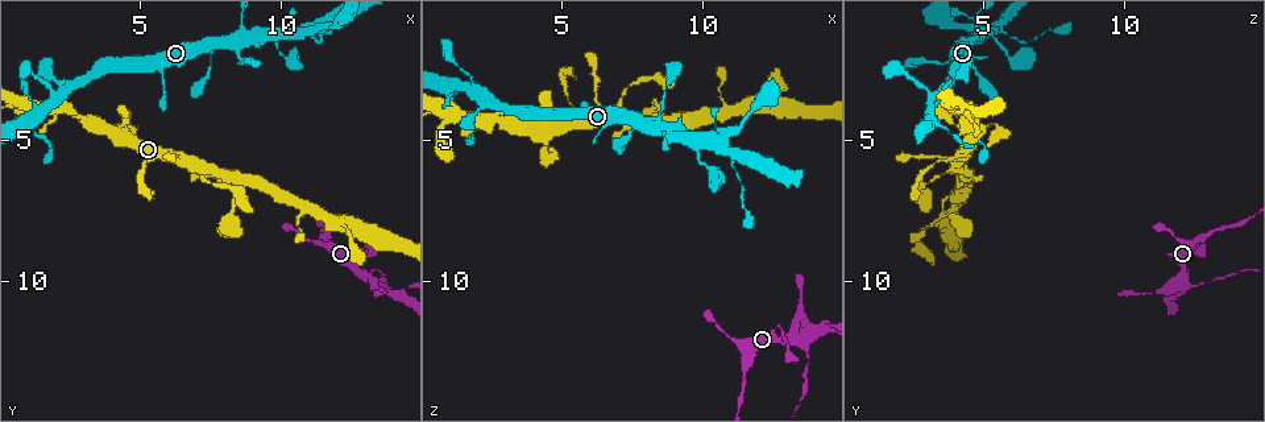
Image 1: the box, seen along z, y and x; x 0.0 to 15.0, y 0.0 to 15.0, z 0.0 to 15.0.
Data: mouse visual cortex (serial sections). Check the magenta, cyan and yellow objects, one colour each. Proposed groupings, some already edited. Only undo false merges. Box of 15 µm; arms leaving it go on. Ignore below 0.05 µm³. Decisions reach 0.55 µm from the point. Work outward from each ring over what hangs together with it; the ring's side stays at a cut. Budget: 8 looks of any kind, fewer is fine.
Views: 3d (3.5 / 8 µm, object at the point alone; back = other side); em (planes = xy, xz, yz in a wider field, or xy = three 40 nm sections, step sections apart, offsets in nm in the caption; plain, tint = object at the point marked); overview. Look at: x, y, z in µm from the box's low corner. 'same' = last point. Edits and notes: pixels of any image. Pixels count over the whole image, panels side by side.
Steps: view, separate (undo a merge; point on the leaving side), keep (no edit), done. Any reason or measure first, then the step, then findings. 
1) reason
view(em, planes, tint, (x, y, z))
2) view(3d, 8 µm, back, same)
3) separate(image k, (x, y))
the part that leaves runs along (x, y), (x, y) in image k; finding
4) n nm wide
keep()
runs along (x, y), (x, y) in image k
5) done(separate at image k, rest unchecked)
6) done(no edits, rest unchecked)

abrupt turn
view(3d, 3.5 µm, (4.7, 4.5, 5.6))

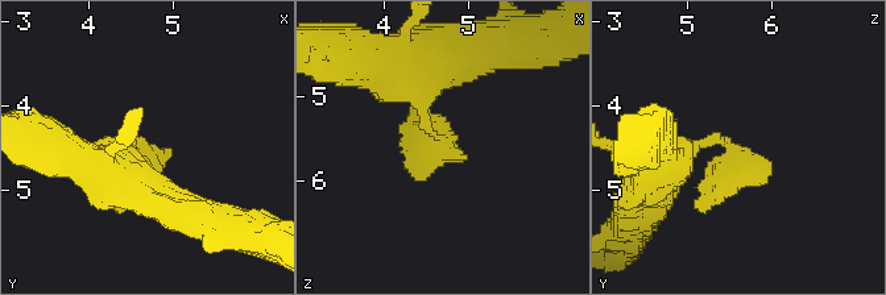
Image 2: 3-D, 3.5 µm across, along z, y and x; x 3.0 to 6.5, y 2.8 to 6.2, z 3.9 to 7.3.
view(em, planes, plain, (4.70, 4.55, 5.55))

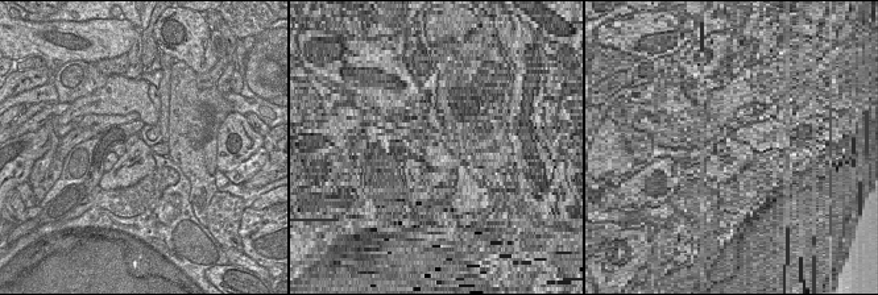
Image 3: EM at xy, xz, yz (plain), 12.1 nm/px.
view(em, planes, tint, same)

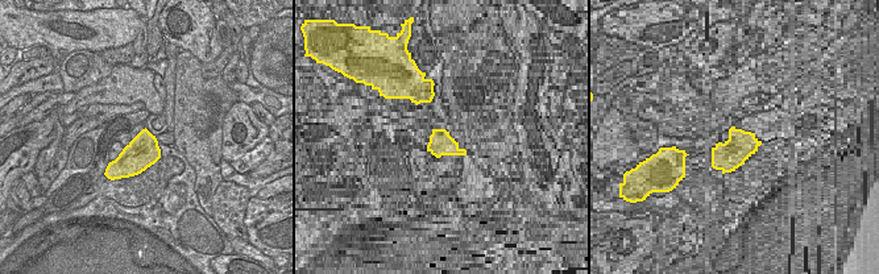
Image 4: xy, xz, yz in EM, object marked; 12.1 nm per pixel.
400 nm wide
keep()
runs along (425, 65), (441, 145), (413, 108) in image 2; one cell here

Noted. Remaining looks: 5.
sudden change in width
view(3d, 3.5 µm, (8.7, 1.4, 4.8))

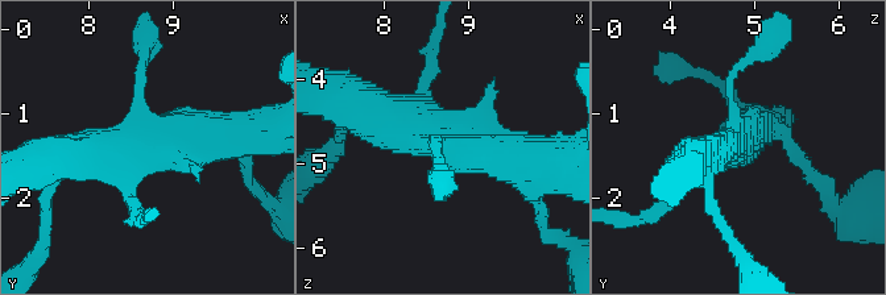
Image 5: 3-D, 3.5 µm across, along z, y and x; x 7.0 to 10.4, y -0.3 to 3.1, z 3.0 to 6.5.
now the EM
view(em, xy, step 1, plain, same)

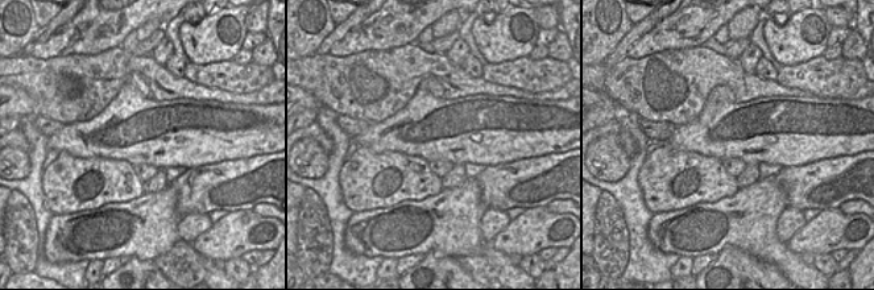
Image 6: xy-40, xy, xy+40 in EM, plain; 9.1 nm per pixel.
where the object lies
view(em, xy, step 1, tint, same)

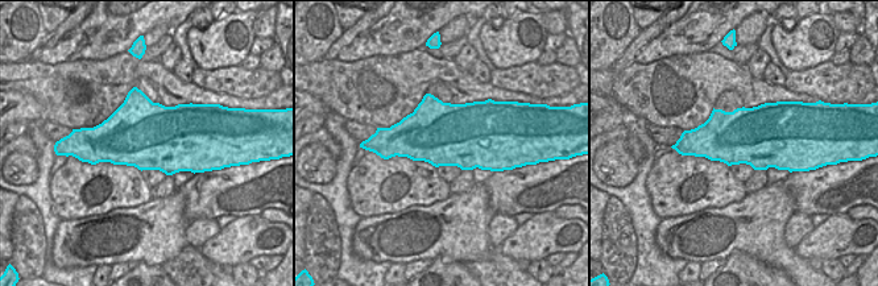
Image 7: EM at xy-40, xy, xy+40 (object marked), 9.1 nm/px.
keep()
runs along (355, 108), (460, 152), (521, 158) in image 5; continuous, no second cell

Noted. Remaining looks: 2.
three-way junction
view(3d, 3.5 µm, (11.0, 1.0, 5.8))

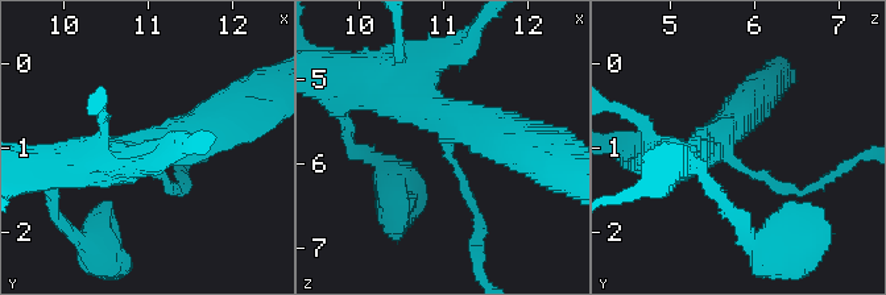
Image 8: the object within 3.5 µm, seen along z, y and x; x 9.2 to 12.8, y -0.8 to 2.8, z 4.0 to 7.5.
3 arms; arms of 150, 450, 450 nm
view(em, xy, step 1, tint, (11.05, 1.10, 5.70))

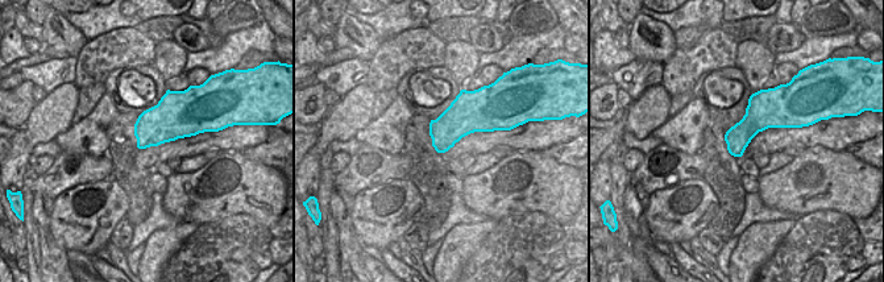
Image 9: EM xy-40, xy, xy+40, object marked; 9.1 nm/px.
keep()
runs along (392, 78), (448, 121), (448, 158), (472, 206) in image 8; all the same cell

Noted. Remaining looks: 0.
done(no edits, rest unchecked)

